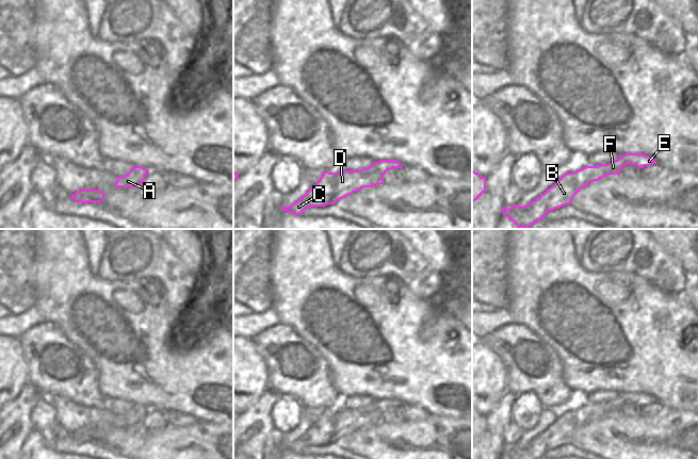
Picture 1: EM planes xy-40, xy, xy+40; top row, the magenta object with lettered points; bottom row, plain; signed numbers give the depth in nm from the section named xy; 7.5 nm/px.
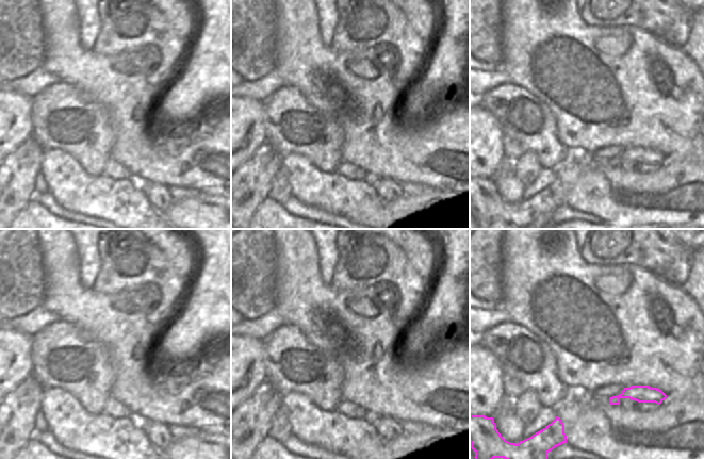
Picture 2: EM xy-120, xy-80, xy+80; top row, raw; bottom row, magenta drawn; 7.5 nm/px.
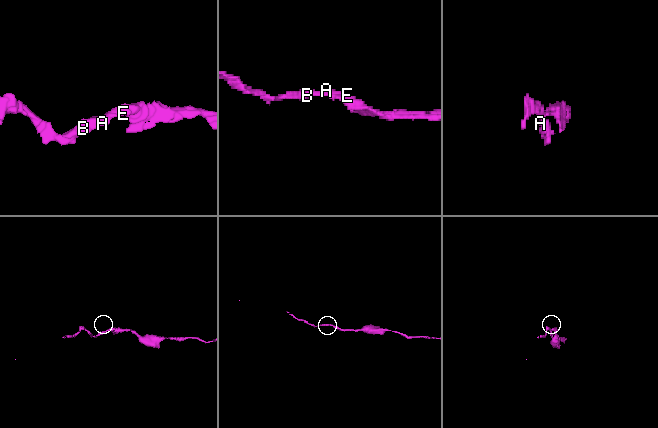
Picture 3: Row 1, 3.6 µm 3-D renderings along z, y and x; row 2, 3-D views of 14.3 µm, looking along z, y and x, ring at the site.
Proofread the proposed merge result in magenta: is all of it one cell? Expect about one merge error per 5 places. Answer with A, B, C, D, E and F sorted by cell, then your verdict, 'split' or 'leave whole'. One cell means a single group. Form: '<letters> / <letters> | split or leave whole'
A B C D E F | leave whole

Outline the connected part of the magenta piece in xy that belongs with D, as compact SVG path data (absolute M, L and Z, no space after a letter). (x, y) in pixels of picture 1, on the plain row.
M380 398L361 409L324 410L320 419L307 431L282 449L301 454L306 447L335 443L338 439L363 427L380 424L387 409L402 407L395 398Z

